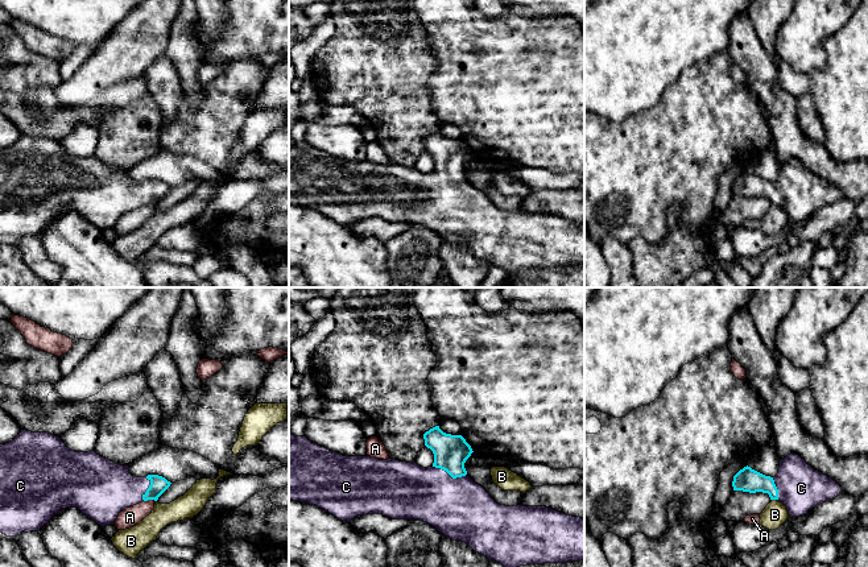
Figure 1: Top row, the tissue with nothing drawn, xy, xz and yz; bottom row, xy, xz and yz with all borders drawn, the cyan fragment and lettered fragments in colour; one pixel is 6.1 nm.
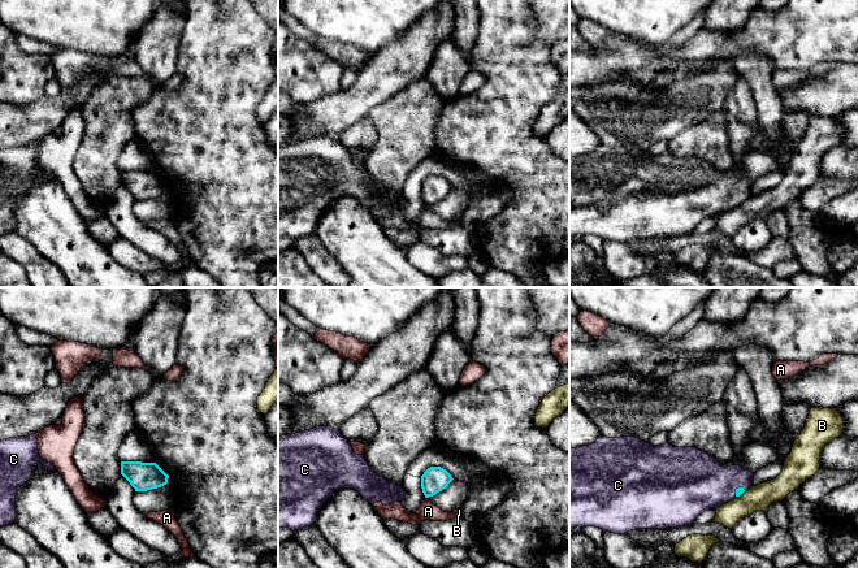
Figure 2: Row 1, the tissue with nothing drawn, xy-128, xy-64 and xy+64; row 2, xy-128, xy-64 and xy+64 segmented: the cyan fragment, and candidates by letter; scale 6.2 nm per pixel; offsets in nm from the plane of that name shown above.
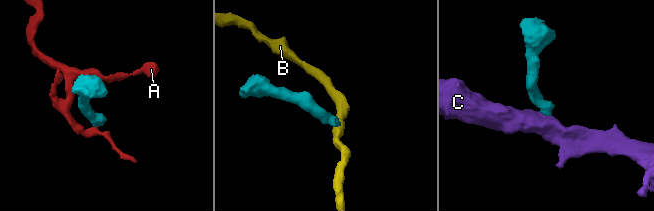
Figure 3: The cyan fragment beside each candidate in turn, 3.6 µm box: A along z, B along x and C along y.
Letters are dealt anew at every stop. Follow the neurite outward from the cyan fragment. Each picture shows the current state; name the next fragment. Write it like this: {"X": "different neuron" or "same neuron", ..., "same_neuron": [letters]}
{"A": "different neuron", "B": "different neuron", "C": "same neuron", "same_neuron": ["C"]}

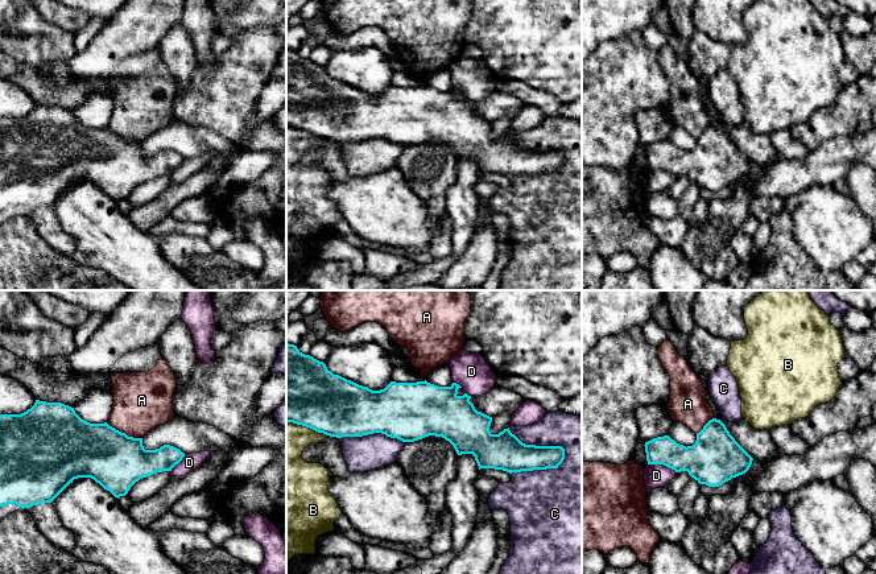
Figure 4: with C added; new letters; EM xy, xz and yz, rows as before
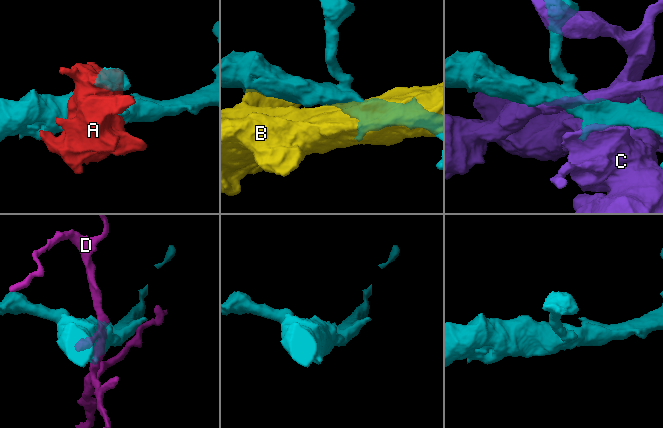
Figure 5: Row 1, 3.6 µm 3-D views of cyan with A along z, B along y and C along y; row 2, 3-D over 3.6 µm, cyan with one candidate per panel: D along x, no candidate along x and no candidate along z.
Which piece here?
{"A": "different neuron", "B": "different neuron", "C": "different neuron", "D": "different neuron", "same_neuron": []}

